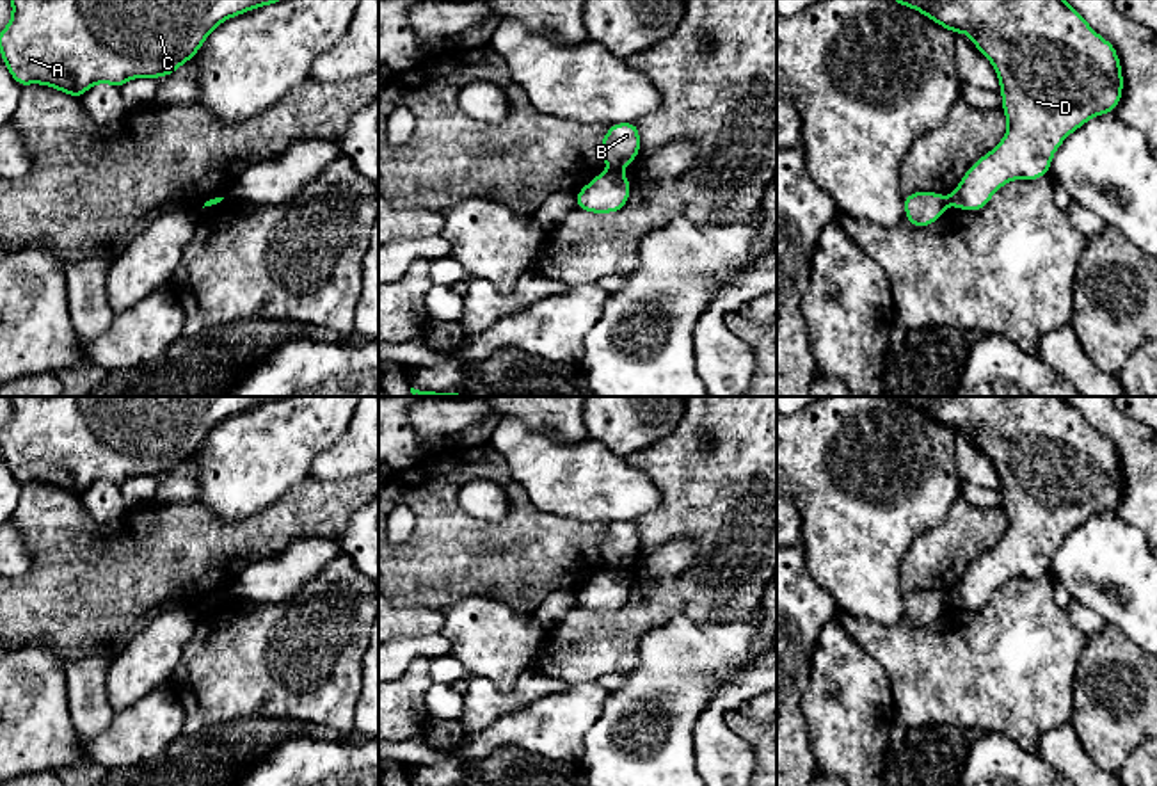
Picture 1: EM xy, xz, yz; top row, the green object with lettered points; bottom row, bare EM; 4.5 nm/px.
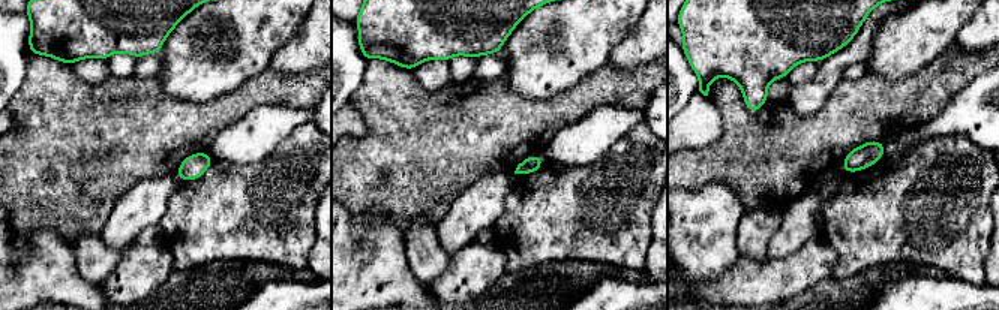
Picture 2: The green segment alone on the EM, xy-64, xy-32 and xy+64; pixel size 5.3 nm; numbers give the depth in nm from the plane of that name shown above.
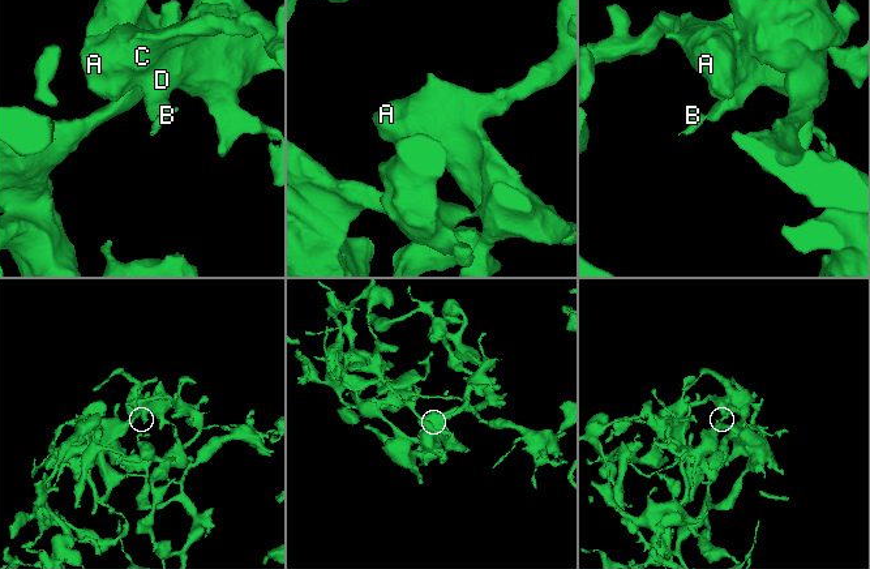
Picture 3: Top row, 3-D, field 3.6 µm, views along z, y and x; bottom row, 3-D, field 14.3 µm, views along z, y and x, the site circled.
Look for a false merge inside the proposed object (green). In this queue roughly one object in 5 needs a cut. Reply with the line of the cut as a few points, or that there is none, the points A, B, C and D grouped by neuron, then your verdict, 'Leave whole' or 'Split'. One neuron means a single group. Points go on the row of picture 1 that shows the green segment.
Split along xz (614, 169), (619, 173). Groups: A C D / B. Split

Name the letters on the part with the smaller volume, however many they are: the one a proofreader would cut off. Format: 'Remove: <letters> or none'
Remove: B

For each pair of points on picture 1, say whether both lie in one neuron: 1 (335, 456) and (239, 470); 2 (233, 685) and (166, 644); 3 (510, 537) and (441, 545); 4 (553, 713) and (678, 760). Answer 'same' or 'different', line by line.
1: different
2: different
3: same
4: different

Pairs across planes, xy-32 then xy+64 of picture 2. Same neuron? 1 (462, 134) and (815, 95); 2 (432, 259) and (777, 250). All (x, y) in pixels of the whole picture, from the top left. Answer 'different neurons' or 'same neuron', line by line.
1: different neurons
2: different neurons

